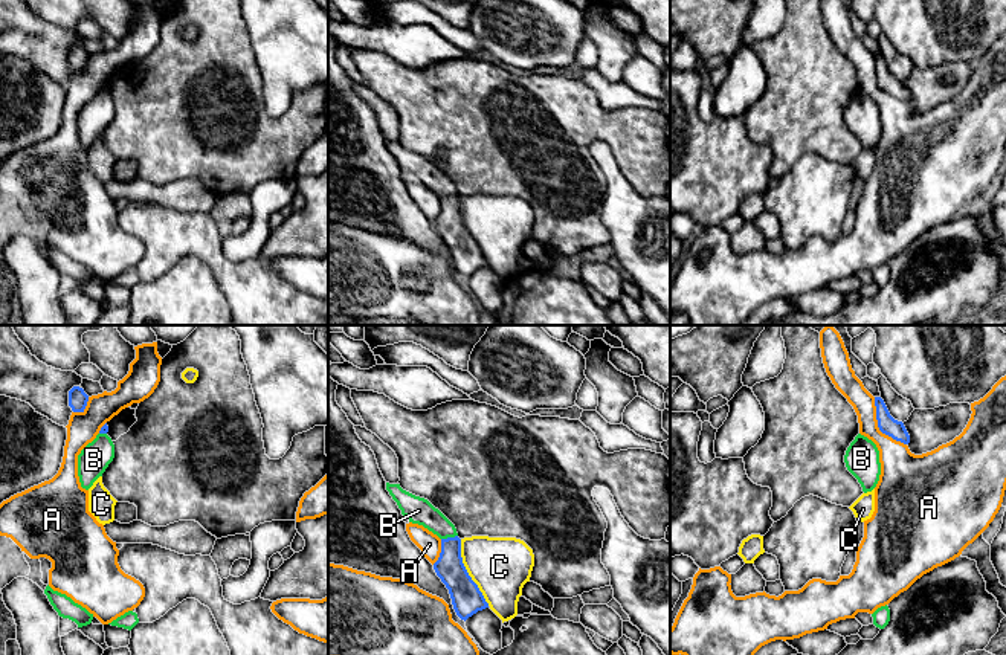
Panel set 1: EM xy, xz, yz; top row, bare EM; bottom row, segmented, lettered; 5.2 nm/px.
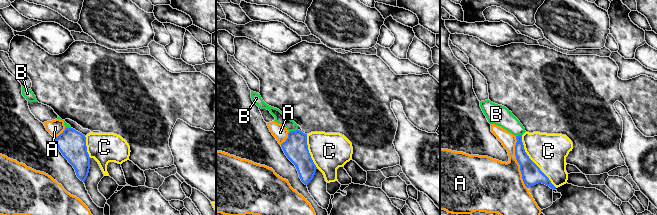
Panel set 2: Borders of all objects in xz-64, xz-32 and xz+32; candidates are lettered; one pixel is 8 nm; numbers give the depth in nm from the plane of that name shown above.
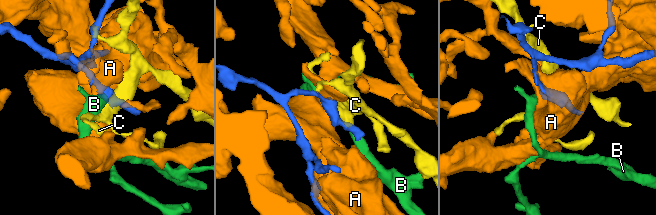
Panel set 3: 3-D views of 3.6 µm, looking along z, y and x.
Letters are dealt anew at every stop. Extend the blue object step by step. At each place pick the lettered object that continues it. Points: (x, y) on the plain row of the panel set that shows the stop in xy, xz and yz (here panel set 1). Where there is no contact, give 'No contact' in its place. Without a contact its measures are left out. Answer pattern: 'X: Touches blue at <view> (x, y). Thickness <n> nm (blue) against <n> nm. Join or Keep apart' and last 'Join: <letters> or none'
A: Touches blue at yz (878, 84). Thickness 100 nm (blue) against 200 nm. Keep apart
B: Touches blue at xz (449, 196). Thickness 150 nm (blue) against 140 nm. Keep apart
C: Touches blue at xz (467, 231). Thickness 160 nm (blue) against 300 nm. Keep apart
Join: none

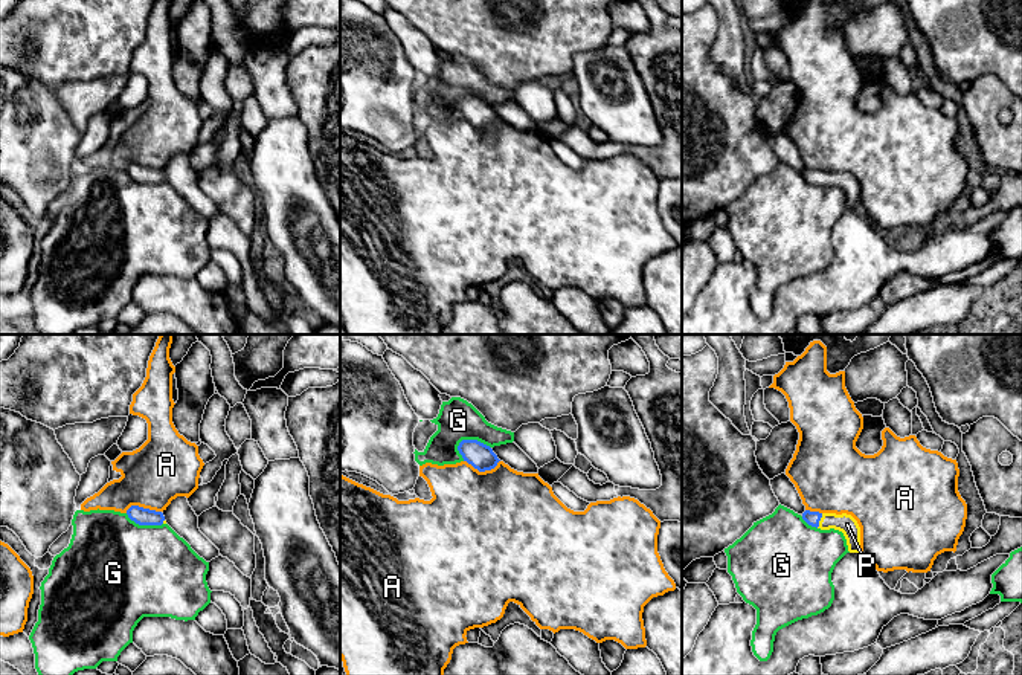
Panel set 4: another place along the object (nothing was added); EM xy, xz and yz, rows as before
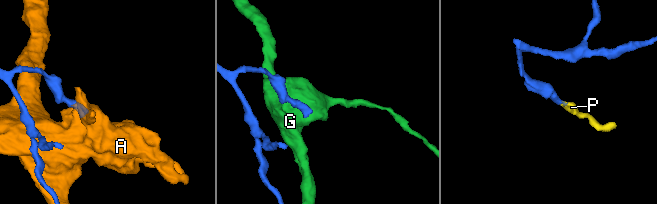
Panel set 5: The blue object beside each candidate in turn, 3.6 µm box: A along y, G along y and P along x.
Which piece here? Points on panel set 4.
A: Touches blue at xz (482, 129). Thickness 140 nm (blue) against 500 nm. Keep apart
G: Touches blue at xz (473, 98). Thickness 140 nm (blue) against 220 nm. Keep apart
P: Touches blue at yz (819, 177). Thickness 80 nm (blue) against 100 nm. Join
Join: P

